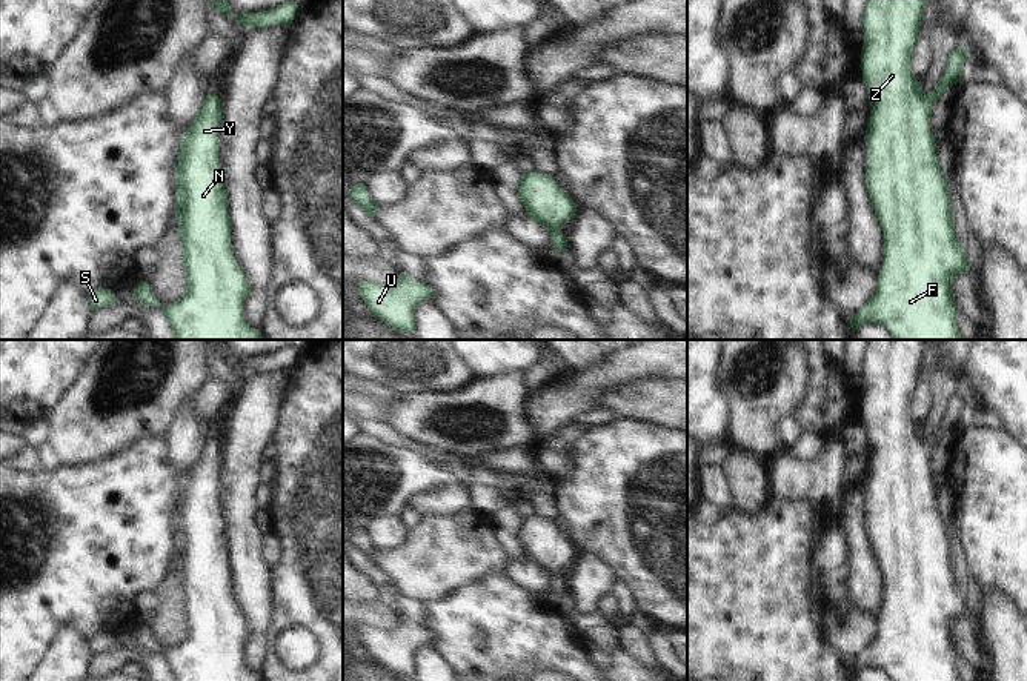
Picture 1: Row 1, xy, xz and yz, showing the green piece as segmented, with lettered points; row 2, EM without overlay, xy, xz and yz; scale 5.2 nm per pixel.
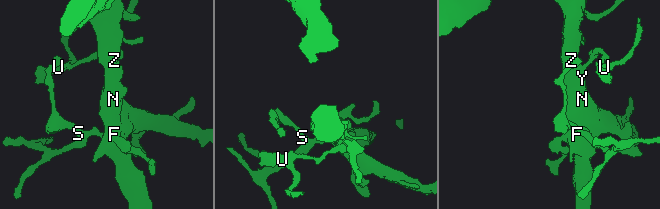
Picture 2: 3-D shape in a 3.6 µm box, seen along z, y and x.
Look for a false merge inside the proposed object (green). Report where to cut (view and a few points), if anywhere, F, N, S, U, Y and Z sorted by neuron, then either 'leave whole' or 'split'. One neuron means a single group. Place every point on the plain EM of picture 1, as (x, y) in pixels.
cut none; groups F N S U Y Z; leave whole

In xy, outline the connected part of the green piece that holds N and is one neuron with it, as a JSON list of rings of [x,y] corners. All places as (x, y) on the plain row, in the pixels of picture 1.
[[[211,434],[181,480],[175,507],[175,567],[180,575],[181,606],[186,618],[183,641],[161,652],[146,626],[140,626],[134,635],[140,647],[160,653],[166,659],[174,681],[261,681],[258,673],[246,667],[243,658],[243,644],[252,636],[231,587],[228,541],[218,503],[220,470],[221,447]]]

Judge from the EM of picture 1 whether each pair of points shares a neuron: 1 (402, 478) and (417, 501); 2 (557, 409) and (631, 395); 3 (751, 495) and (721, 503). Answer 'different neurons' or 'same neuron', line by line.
1: different neurons
2: different neurons
3: different neurons

